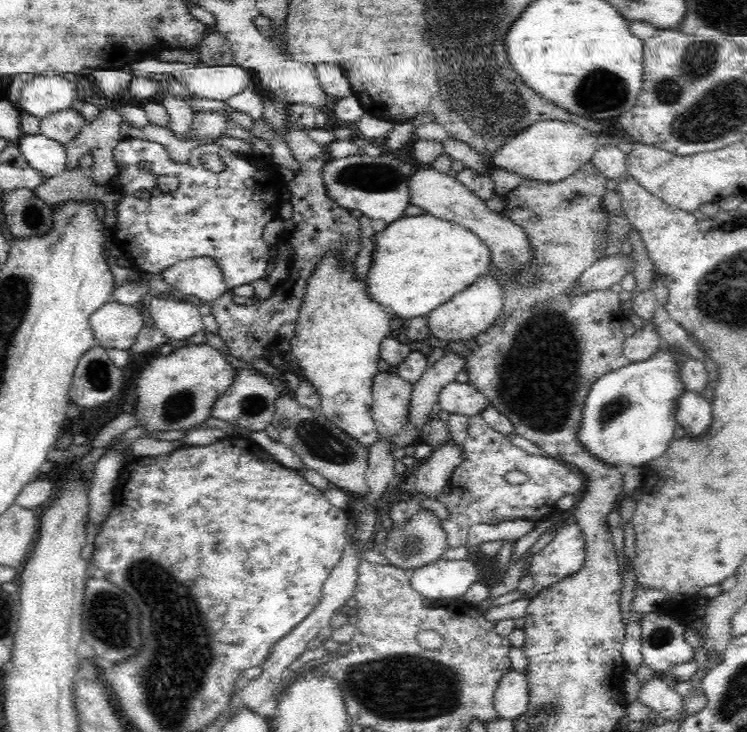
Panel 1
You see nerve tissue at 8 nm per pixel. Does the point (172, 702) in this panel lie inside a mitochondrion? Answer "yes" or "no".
yes

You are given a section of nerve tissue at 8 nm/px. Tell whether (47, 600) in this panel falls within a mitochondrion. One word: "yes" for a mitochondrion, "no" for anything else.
no

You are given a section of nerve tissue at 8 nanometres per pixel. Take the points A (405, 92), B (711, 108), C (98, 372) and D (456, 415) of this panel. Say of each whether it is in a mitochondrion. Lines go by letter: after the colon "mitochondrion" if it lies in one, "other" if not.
A: other
B: mitochondrion
C: mitochondrion
D: other

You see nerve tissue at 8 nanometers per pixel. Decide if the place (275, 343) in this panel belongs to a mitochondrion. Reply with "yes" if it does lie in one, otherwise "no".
no

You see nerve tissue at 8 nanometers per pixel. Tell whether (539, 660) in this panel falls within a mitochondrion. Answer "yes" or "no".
no

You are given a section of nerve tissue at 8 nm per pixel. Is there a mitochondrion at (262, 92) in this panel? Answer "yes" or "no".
no

